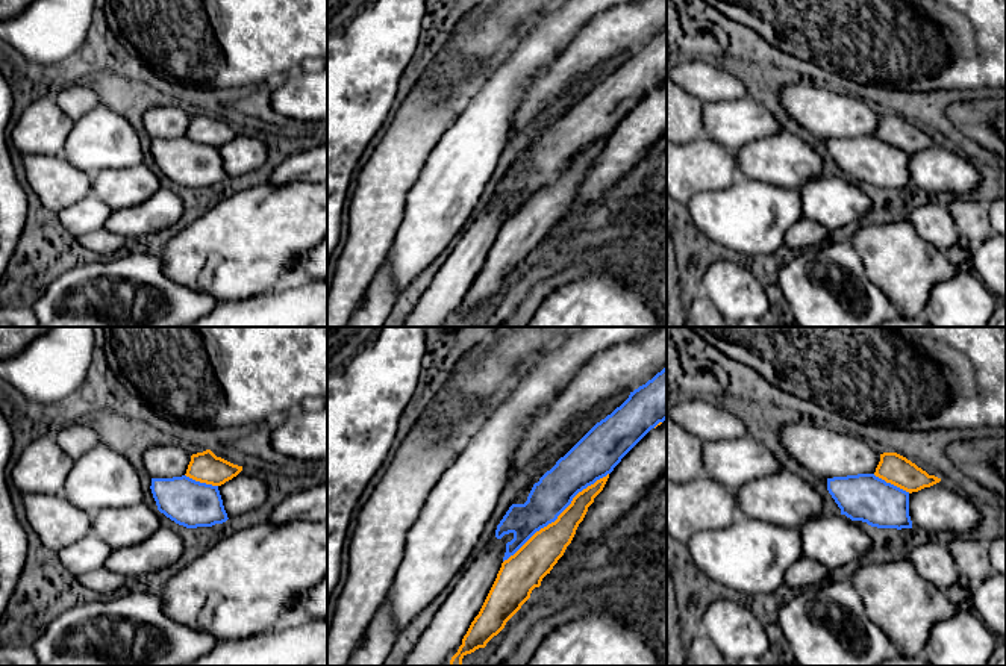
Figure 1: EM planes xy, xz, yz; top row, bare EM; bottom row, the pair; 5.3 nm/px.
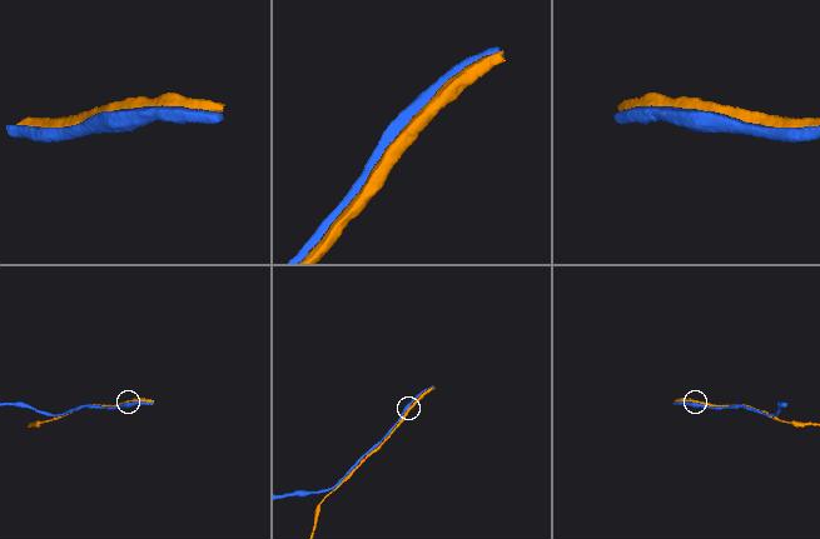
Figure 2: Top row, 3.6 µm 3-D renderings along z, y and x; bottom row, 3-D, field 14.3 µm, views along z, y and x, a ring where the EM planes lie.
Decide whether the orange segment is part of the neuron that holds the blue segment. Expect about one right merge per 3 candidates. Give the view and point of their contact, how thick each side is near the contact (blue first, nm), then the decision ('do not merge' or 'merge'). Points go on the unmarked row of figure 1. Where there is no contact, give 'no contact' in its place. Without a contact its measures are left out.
contact xz (556, 179); calibres 200 and 200 nm; do not merge

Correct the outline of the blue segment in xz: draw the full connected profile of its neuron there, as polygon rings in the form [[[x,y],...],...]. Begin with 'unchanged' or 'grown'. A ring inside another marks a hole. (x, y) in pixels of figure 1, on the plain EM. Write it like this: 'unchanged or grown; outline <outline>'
unchanged; outline [[[667,27],[645,45],[630,53],[629,59],[611,76],[597,83],[556,126],[533,145],[524,165],[512,165],[495,191],[495,198],[501,200],[512,194],[514,200],[506,204],[503,223],[514,216],[536,192],[555,183],[558,177],[571,165],[573,159],[606,138],[621,123],[621,120],[659,83],[667,80]]]

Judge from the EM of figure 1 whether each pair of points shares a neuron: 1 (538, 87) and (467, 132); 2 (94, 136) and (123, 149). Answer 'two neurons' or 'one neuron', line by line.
1: two neurons
2: one neuron

